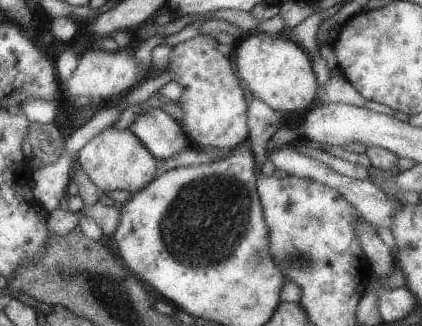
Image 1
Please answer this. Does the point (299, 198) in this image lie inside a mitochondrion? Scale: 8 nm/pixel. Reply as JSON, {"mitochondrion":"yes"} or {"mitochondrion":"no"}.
{"mitochondrion":"no"}

